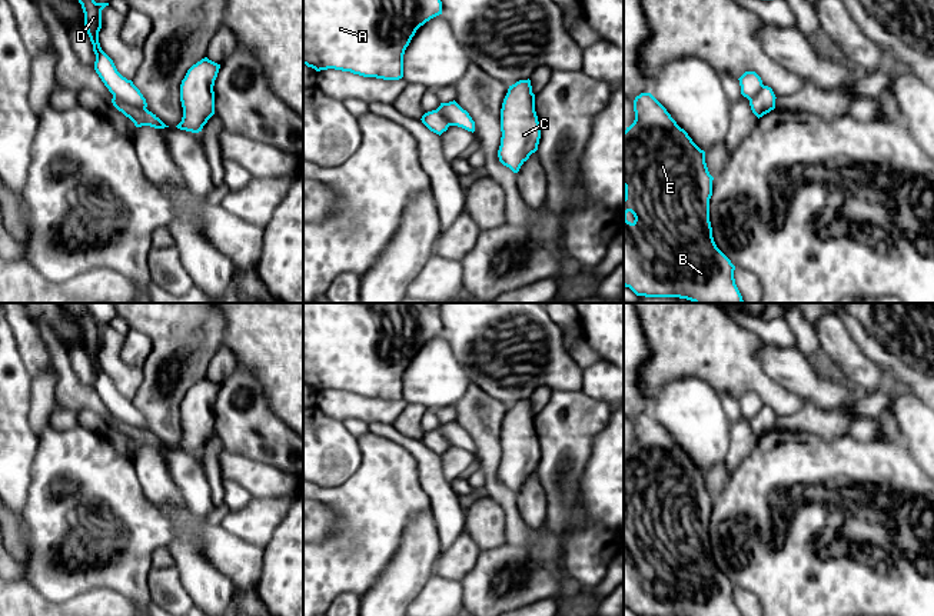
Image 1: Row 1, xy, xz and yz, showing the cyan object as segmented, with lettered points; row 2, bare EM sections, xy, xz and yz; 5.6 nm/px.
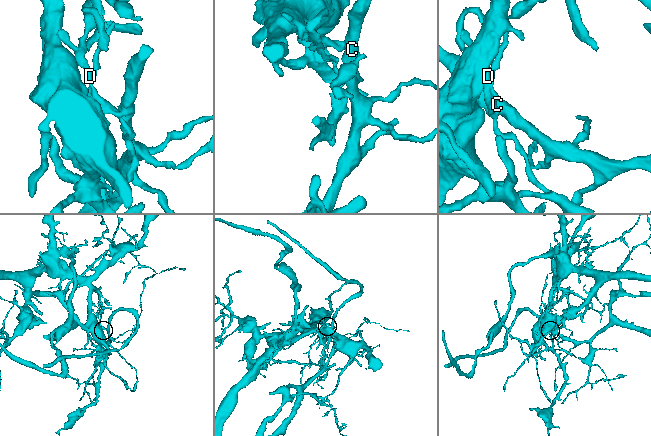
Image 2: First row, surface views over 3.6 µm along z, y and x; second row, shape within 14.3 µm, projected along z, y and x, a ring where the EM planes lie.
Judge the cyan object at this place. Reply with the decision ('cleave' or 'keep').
cleave

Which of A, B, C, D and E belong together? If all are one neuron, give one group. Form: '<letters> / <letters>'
A B D E / C

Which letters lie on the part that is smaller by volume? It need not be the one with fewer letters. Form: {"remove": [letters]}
{"remove": ["C"]}

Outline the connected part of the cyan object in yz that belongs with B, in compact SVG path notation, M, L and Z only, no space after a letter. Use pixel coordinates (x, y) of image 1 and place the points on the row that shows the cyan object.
M651 94L634 100L635 120L624 131L624 286L636 296L679 297L694 303L744 303L735 284L735 266L717 247L709 222L712 180L705 151Z

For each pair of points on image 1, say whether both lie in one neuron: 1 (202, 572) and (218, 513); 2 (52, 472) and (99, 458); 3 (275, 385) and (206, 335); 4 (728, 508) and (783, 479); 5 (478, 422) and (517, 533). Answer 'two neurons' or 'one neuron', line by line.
1: one neuron
2: one neuron
3: two neurons
4: one neuron
5: one neuron

